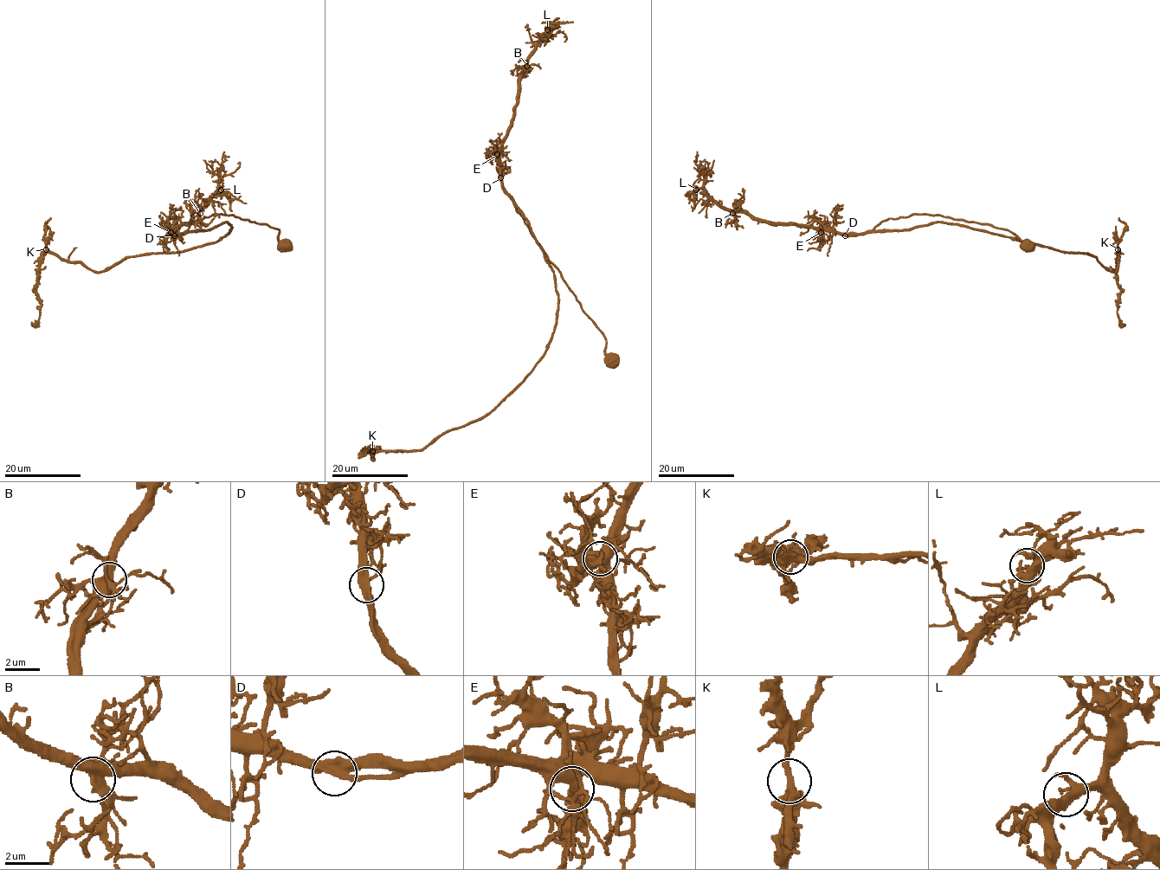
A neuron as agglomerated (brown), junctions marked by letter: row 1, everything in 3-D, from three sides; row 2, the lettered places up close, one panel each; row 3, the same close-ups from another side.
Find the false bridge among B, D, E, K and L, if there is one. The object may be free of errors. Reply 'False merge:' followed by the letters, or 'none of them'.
False merge: none of them

